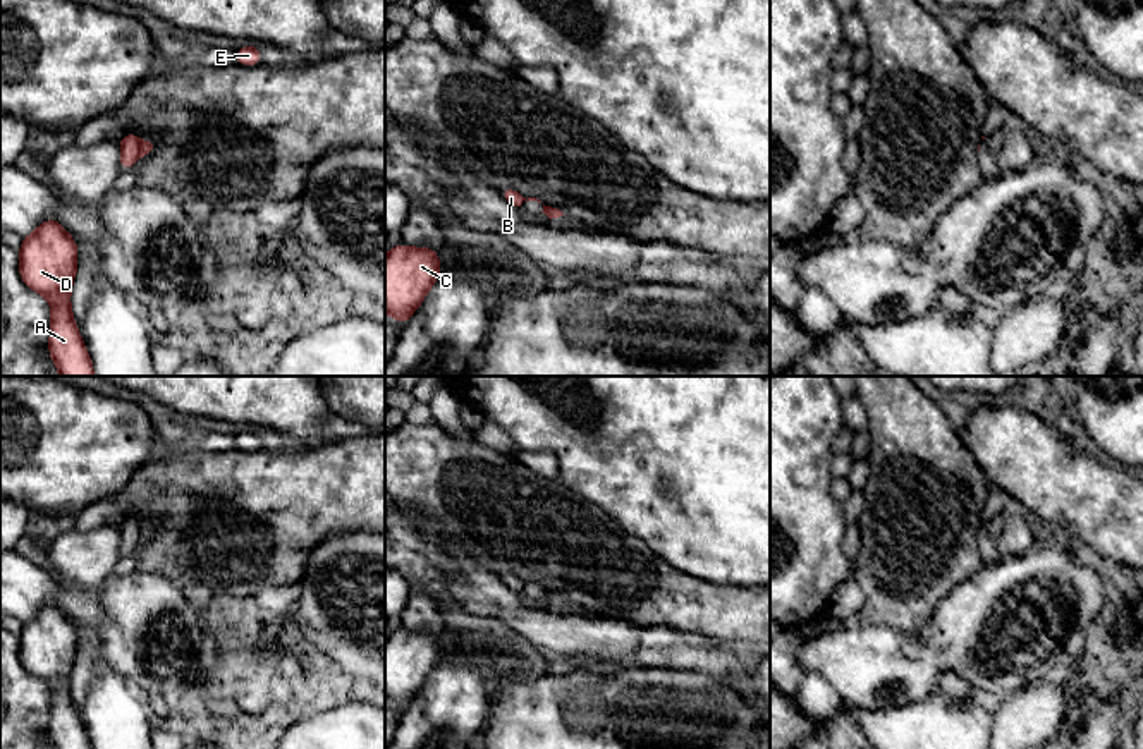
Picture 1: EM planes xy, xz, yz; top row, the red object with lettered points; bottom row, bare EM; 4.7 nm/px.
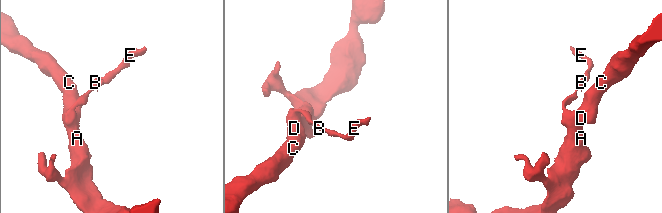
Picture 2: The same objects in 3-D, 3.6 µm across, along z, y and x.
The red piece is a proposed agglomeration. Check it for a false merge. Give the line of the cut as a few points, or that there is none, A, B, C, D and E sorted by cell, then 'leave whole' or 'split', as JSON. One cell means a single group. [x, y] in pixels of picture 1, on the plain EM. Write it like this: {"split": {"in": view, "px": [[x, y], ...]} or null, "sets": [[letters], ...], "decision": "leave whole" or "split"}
{"split": {"in": "xy", "px": [[140, 529], [141, 535]]}, "sets": [["A", "B", "C", "D"], ["E"]], "decision": "split"}

